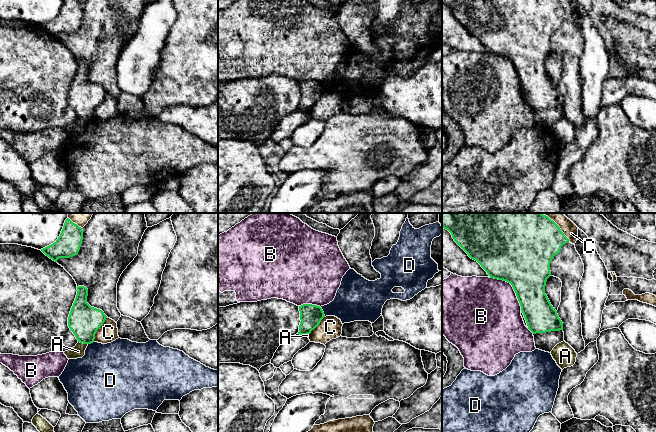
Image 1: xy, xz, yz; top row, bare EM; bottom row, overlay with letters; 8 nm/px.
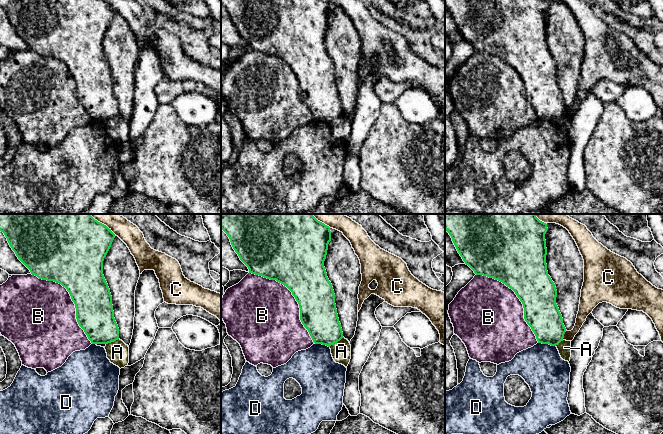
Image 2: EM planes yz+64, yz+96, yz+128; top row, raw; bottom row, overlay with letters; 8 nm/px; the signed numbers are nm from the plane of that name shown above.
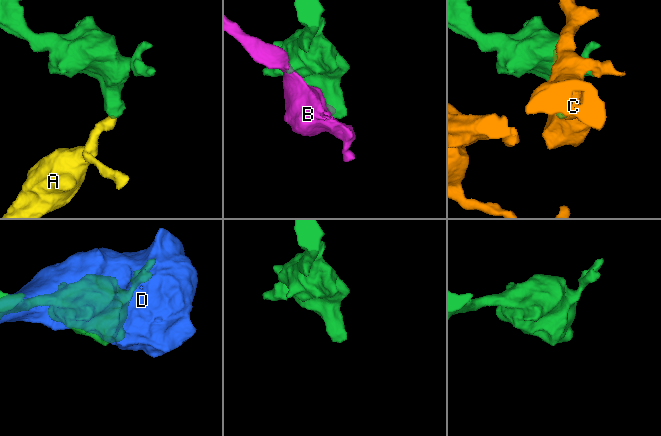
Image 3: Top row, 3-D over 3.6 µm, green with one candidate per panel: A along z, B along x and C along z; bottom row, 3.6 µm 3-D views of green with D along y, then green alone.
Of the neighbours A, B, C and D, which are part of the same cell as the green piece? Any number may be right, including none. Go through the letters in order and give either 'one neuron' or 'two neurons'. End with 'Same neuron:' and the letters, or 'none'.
A: two neurons
B: two neurons
C: two neurons
D: two neurons
Same neuron: none

